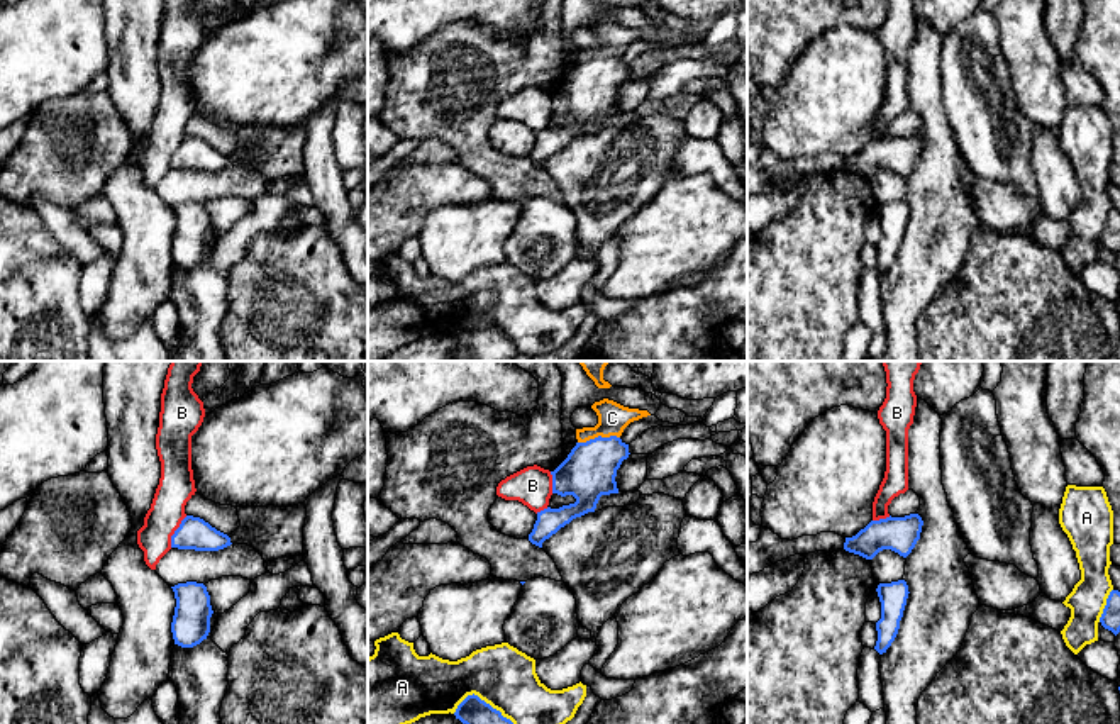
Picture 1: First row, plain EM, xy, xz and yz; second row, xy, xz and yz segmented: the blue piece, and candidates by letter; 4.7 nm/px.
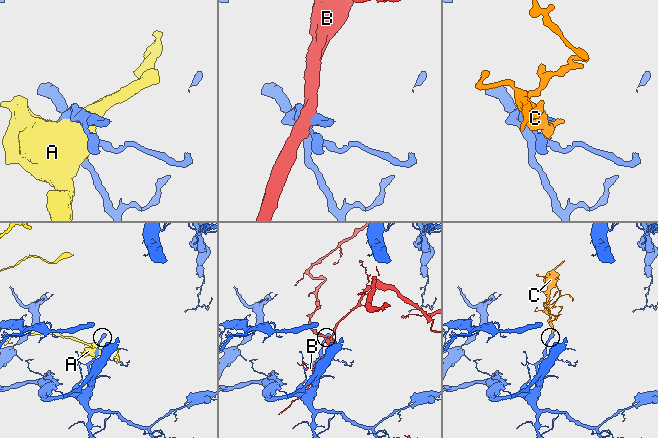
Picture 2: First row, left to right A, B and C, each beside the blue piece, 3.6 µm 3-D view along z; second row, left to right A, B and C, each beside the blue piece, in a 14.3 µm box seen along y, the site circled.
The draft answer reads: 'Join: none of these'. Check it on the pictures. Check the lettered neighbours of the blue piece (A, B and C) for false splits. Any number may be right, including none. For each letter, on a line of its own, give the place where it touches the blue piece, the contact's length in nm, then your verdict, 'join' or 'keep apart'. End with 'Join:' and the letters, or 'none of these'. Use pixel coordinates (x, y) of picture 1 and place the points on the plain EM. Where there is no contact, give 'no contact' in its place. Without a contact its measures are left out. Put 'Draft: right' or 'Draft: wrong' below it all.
A: xz (483, 321) | 320 nm | keep apart
B: xy (175, 151) | 170 nm | keep apart
C: xz (598, 56) | 200 nm | join
Join: C
Draft: wrong

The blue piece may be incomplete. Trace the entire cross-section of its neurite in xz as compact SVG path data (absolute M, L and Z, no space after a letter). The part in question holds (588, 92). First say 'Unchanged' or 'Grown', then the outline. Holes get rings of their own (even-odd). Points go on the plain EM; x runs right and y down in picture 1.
Grown. M608 19L595 22L591 29L598 36L598 44L576 49L576 66L551 92L552 114L573 115L576 122L537 132L529 161L539 168L573 139L595 132L602 115L618 114L617 90L630 75L620 56L630 42L651 36L647 31L629 29Z

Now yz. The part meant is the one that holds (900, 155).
Unchanged. M918 134L871 141L856 156L846 158L844 170L866 180L873 180L883 170L907 178L920 159L922 146Z

